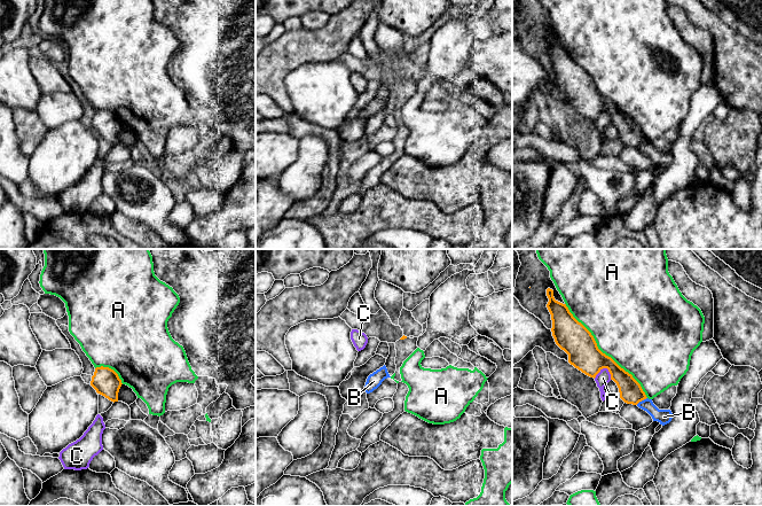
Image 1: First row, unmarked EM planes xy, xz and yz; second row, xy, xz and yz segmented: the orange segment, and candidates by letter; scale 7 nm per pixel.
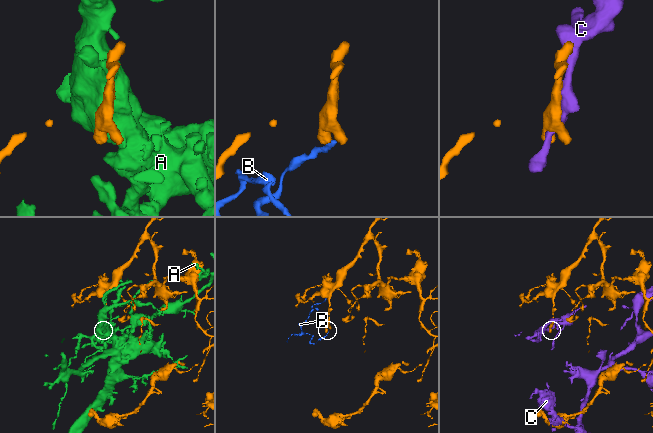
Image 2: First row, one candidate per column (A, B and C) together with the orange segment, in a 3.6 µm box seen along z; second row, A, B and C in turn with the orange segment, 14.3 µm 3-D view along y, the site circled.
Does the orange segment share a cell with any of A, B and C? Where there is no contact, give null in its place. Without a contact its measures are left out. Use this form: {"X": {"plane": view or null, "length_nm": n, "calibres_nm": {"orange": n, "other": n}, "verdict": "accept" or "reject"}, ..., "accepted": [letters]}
{"A": {"plane": "yz", "length_nm": 900, "calibres_nm": {"orange": 220, "other": 500}, "verdict": "reject"}, "B": {"plane": "yz", "length_nm": 90, "calibres_nm": {"orange": 160, "other": 100}, "verdict": "reject"}, "C": {"plane": "yz", "length_nm": 130, "calibres_nm": {"orange": 220, "other": 100}, "verdict": "reject"}, "accepted": []}

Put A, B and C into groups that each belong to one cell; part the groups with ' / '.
A / B / C

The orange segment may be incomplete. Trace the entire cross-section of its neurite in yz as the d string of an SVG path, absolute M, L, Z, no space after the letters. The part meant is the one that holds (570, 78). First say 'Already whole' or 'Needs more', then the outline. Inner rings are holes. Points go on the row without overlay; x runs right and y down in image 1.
Already whole. M547 32L547 39L552 79L556 87L568 98L568 106L594 122L603 111L607 111L611 123L619 131L620 141L627 147L637 148L646 142L641 127L598 92L591 76L573 60L566 47L555 42L552 32Z

